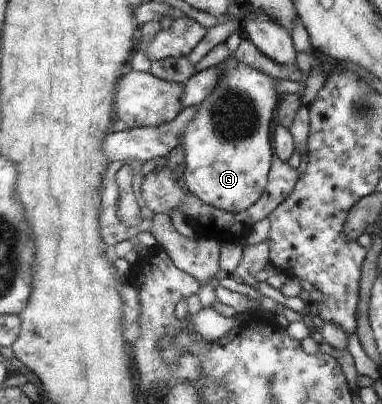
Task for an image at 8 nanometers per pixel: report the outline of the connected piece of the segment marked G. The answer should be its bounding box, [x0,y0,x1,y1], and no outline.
[183,54,284,213]

